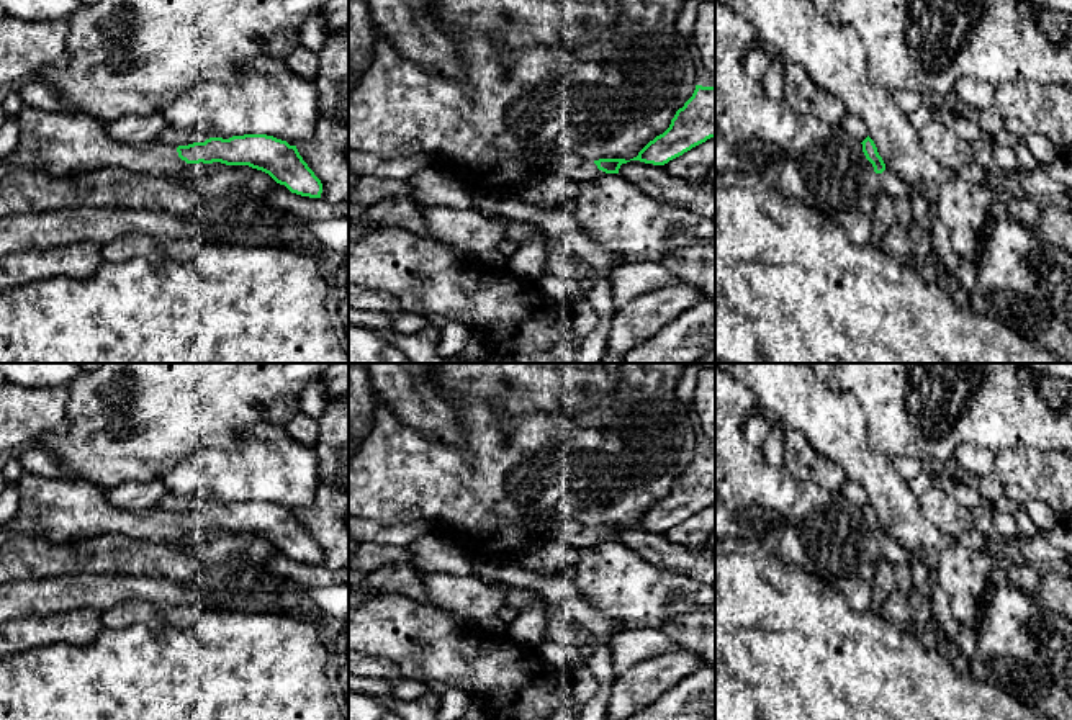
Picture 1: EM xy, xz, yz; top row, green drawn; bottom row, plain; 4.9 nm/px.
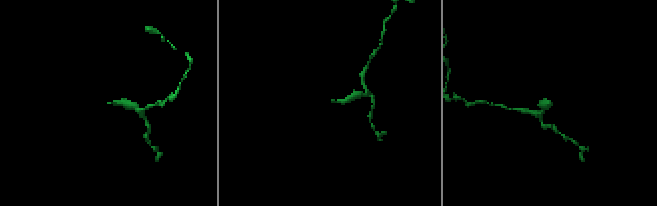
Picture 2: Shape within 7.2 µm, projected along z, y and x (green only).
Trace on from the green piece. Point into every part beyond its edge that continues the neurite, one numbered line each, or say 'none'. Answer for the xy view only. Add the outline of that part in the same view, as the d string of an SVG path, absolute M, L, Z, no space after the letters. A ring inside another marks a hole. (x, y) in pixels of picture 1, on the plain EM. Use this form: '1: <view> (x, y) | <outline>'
1: xy (59, 509) | M23 471L20 489L16 514L0 525L0 547L8 533L44 537L54 545L105 533L172 545L200 545L213 538L213 530L187 530L178 524L177 512L159 506L141 512L116 509L106 502L106 489L83 479Z

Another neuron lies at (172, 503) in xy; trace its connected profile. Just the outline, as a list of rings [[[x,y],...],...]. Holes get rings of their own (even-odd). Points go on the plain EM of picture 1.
[[[169,491],[157,506],[169,512],[178,514],[178,512],[193,511],[196,509],[196,504],[200,501],[208,501],[208,499],[209,499],[209,494],[206,491],[200,491],[193,496],[178,496]]]

